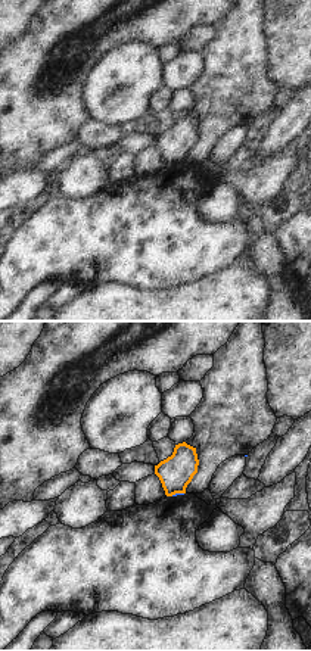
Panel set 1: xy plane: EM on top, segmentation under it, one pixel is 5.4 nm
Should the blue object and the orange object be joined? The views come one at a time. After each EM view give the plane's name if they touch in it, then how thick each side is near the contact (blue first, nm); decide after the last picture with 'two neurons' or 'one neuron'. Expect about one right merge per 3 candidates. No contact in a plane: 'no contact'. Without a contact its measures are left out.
contact in xy; calibres 20 and 180 nm

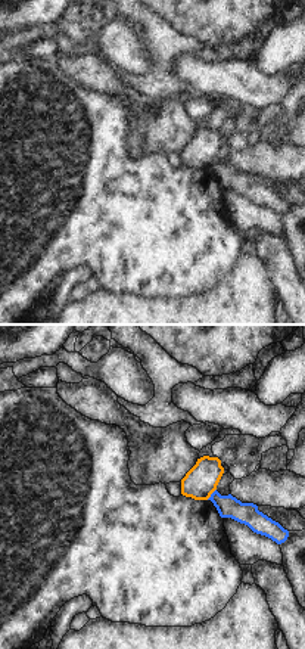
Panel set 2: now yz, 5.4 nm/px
contact in yz; calibres 120 and 180 nm

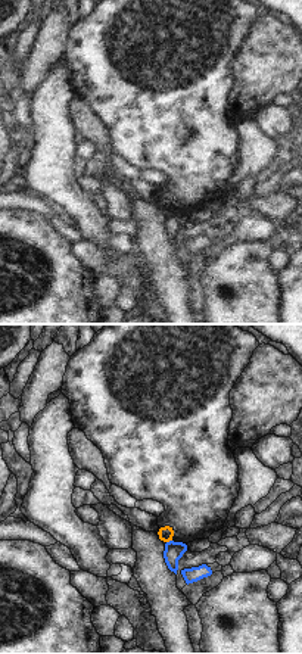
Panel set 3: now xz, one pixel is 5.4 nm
contact in xz; calibres 100 and 80 nm

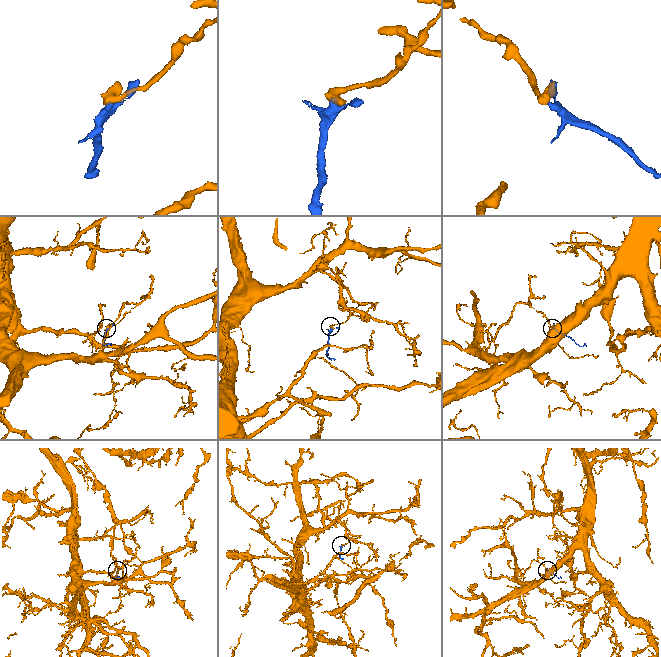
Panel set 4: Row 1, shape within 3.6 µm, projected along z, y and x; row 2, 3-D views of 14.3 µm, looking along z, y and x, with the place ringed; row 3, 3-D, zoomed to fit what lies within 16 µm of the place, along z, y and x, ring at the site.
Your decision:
two neurons

